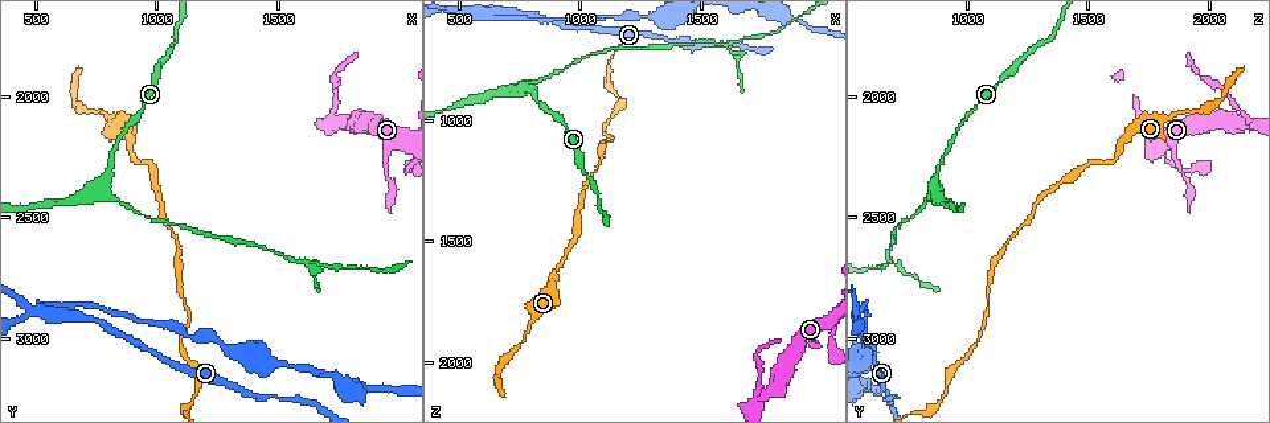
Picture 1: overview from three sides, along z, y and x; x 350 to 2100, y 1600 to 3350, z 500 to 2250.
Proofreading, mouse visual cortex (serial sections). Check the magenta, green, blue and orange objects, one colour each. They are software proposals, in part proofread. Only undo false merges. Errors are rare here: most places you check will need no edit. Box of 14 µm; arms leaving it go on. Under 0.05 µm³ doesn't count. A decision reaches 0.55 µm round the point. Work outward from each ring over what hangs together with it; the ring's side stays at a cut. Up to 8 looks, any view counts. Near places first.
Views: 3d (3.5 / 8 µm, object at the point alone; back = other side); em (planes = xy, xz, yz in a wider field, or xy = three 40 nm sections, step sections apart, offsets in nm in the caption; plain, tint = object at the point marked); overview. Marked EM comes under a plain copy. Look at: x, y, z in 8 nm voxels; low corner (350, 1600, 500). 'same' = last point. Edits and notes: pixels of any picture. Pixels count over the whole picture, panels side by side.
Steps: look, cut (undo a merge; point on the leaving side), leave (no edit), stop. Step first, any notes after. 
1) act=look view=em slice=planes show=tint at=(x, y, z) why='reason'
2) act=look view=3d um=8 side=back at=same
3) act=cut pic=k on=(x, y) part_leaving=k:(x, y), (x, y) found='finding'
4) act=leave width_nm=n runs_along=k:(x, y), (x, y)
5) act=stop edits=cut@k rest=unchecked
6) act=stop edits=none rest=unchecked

act=look view=3d um=3.5 side=back at=(1950, 2270, 1870) why='thick turns thin'

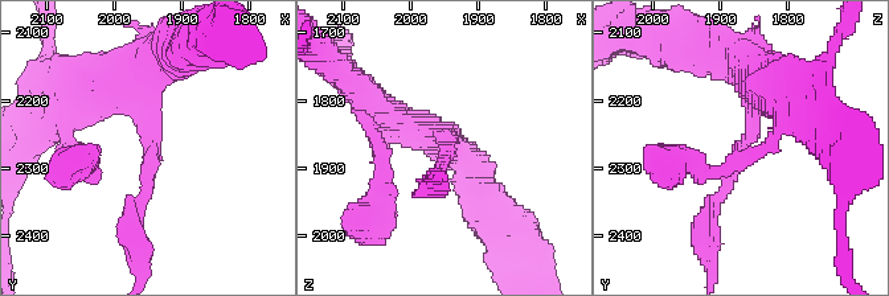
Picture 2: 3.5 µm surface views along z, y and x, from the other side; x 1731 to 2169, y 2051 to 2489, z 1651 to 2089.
act=look view=em slice=planes show=tint at=(1940, 2265, 1870) arm_widths_nm=150,350 why='need the tissue'

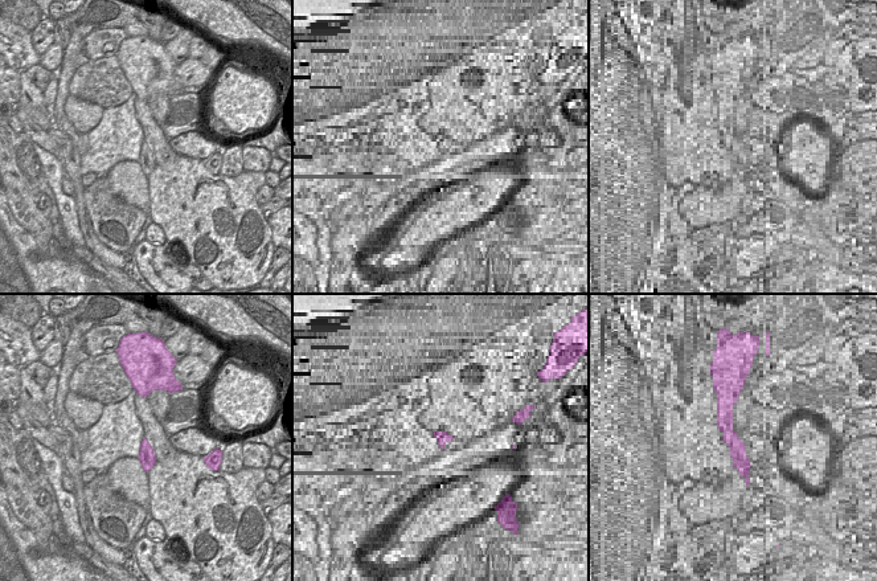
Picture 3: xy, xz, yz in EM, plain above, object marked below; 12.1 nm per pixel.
act=leave runs_along=2:(745, 57), (752, 135), (705, 220) found='continuous, no second cell'

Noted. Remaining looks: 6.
act=look view=3d um=3.5 at=(790, 2360, 870) why='thin arm on a thick one'

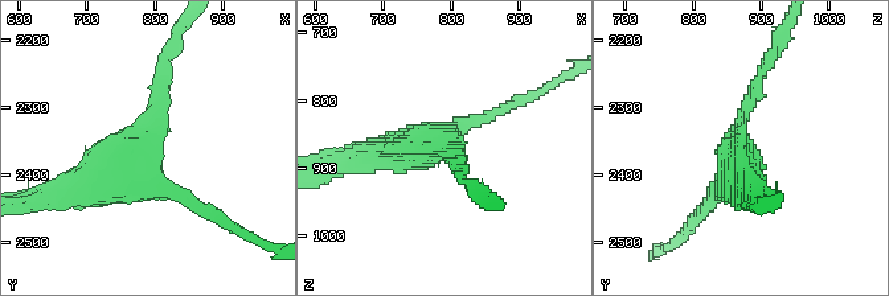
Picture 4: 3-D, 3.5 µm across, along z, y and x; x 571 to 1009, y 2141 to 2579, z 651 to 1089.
act=look view=em slice=xy step=1 show=tint at=(790, 2365, 860) arms=3 arm_widths_nm=150,150,450

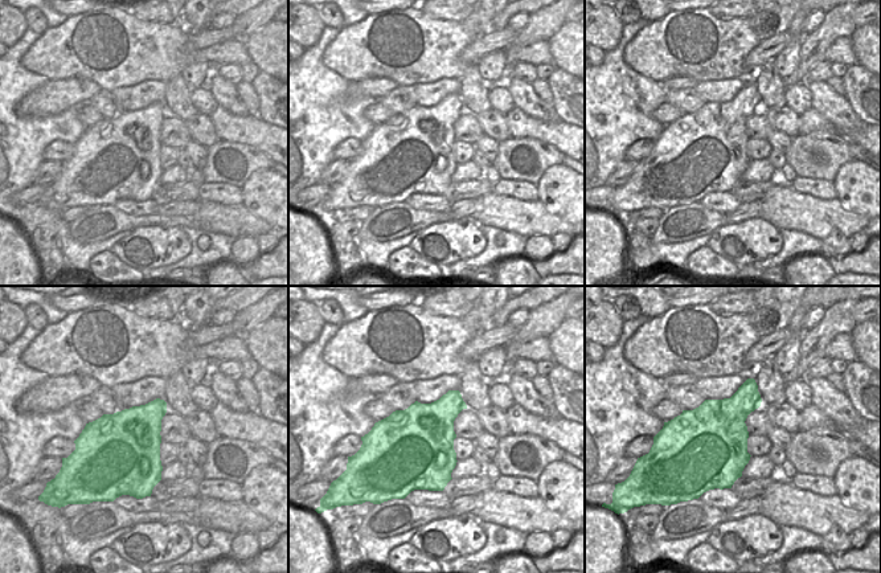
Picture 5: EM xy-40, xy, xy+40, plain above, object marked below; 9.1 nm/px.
act=leave width_nm=700 runs_along=4:(762, 74), (736, 163), (705, 208) found='continuous, no second cell'

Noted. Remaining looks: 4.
act=look view=3d um=3.5 side=back at=(1610, 2670, 680) why='a narrow waist'

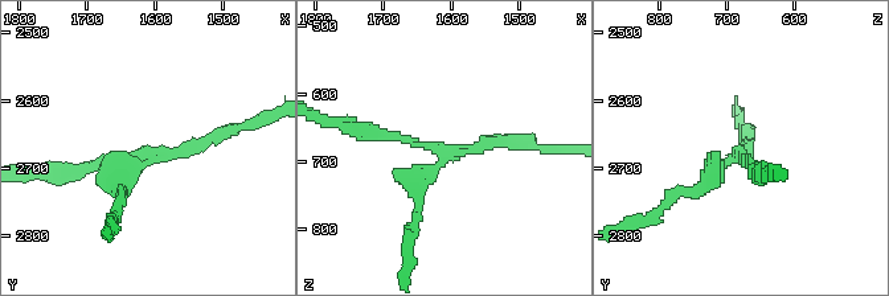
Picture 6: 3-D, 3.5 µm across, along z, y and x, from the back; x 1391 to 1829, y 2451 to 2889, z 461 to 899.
act=look view=em slice=planes show=tint at=(1605, 2680, 690) why='need the tissue'

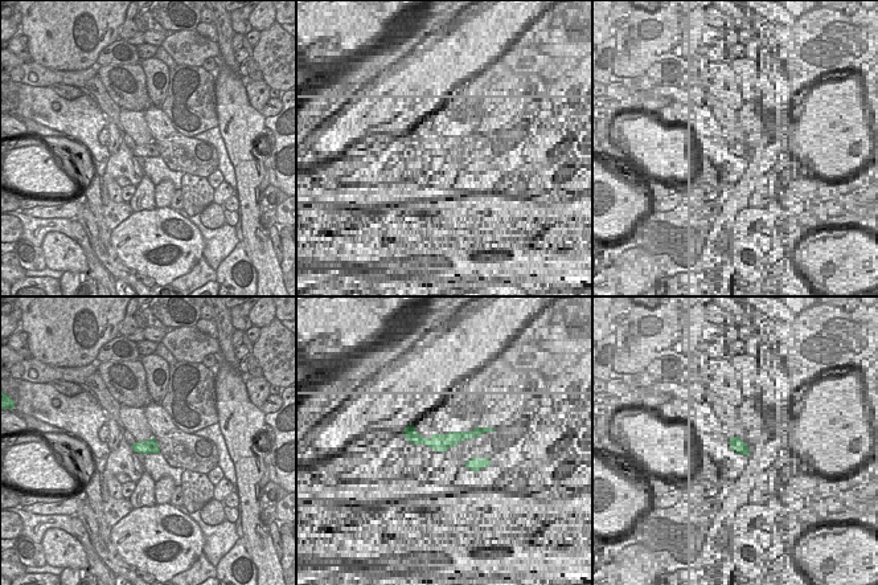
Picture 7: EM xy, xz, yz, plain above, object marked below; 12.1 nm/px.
act=leave runs_along=6:(230, 128), (179, 152), (69, 172) found='one cell here'

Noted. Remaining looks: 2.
act=stop edits=none rest=unchecked

